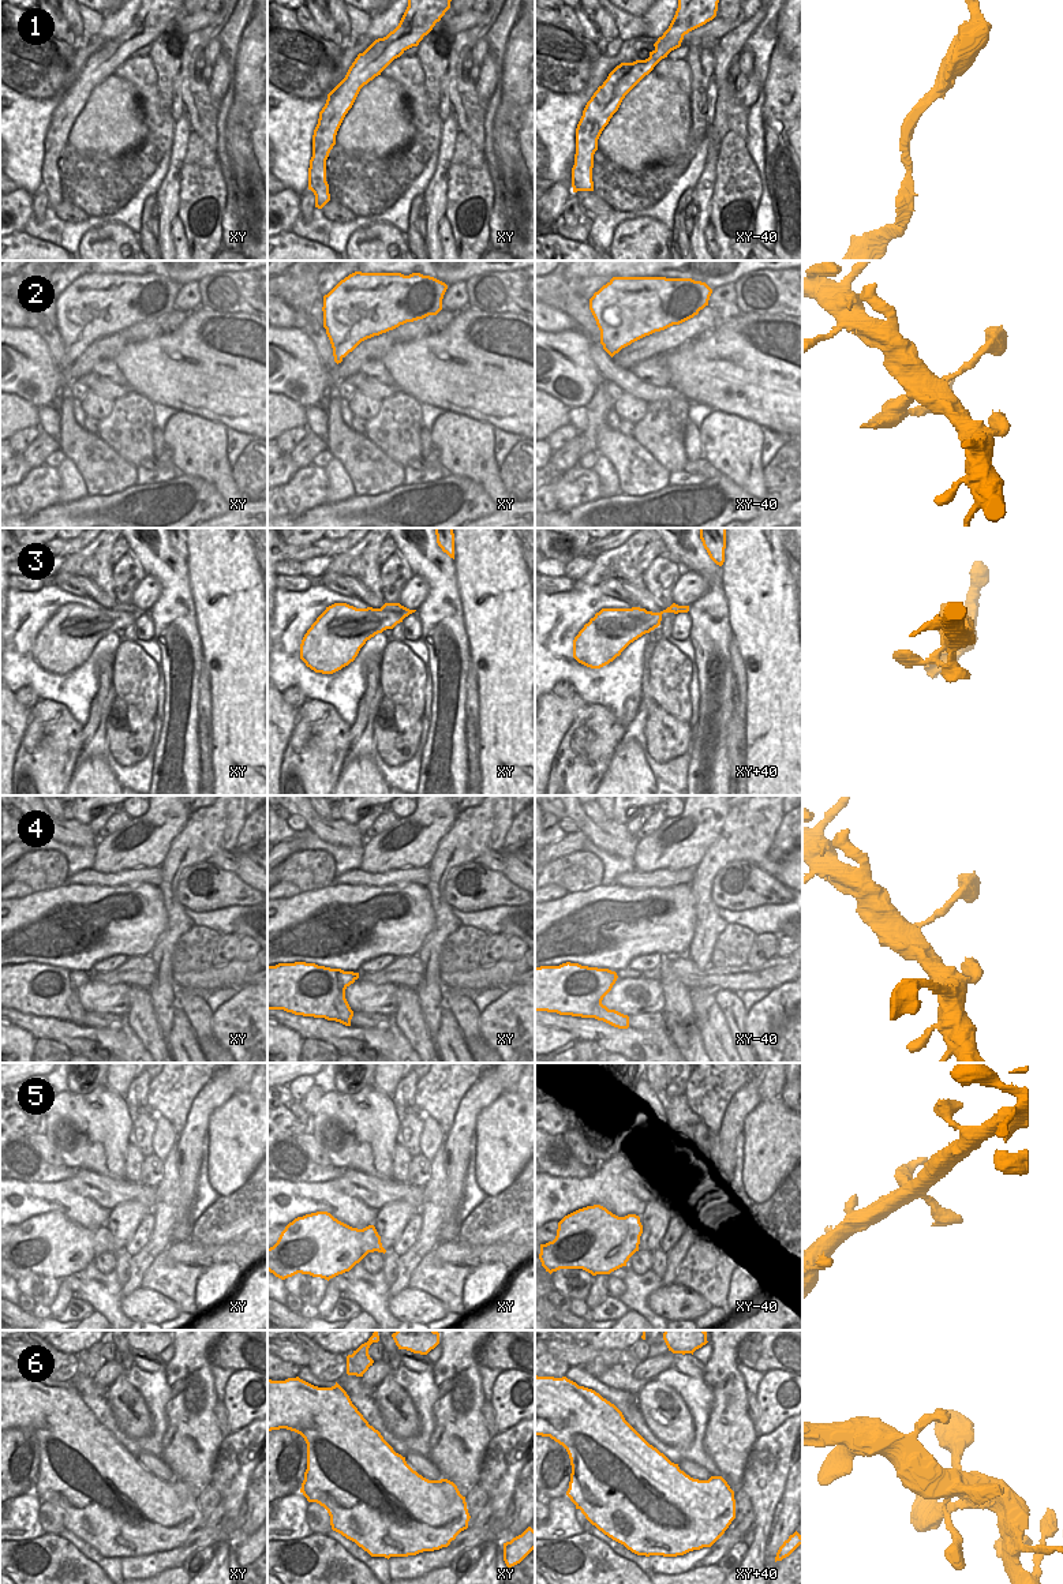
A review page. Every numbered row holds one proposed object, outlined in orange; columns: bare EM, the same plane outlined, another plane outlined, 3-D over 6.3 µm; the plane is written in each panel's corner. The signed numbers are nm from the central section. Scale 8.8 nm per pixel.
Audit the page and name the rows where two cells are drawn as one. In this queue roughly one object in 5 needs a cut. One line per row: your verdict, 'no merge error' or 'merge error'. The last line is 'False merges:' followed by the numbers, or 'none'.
1: no merge error
2: merge error
3: no merge error
4: no merge error
5: no merge error
6: no merge error
False merges: 2

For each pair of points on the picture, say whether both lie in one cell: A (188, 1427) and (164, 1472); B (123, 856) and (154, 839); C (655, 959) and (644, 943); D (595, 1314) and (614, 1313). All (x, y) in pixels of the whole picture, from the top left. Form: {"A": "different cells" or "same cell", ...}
{"A": "different cells", "B": "same cell", "C": "different cells", "D": "same cell"}

